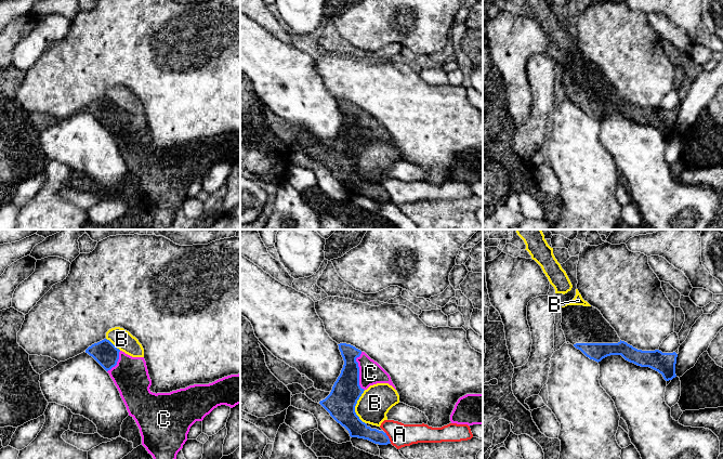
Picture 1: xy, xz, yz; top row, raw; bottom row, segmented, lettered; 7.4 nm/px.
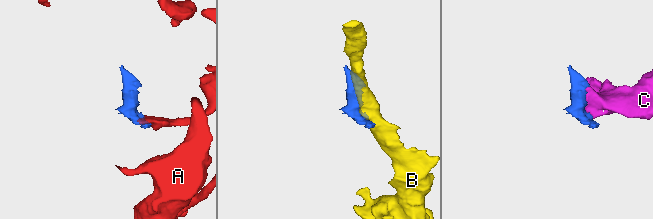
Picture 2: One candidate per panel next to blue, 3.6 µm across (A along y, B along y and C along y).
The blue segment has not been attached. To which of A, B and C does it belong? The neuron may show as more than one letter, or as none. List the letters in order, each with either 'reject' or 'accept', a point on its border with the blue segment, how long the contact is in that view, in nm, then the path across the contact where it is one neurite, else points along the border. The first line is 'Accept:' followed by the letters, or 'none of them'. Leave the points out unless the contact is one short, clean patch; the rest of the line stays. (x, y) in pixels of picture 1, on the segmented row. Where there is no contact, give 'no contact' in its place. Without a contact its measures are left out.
Accept: C
A: reject; meets blue in xz at (388, 437); contact 90 nm long; border along xz (385, 432), (391, 442)
B: reject; meets blue in xz at (354, 407); contact 260 nm long
C: accept; meets blue in xz at (358, 371); contact 280 nm long

